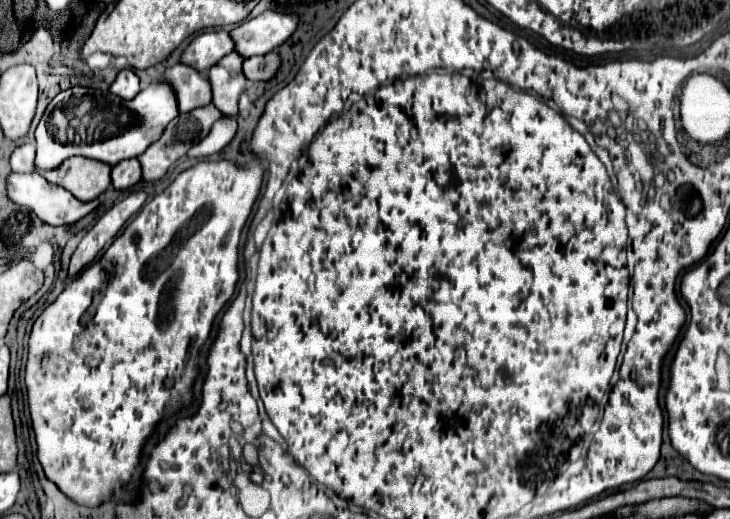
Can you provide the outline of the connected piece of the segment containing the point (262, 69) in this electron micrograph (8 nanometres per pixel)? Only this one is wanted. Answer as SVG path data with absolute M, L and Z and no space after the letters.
M275 51L261 55L261 57L249 57L243 61L243 73L251 81L265 81L271 79L279 69L279 55Z

